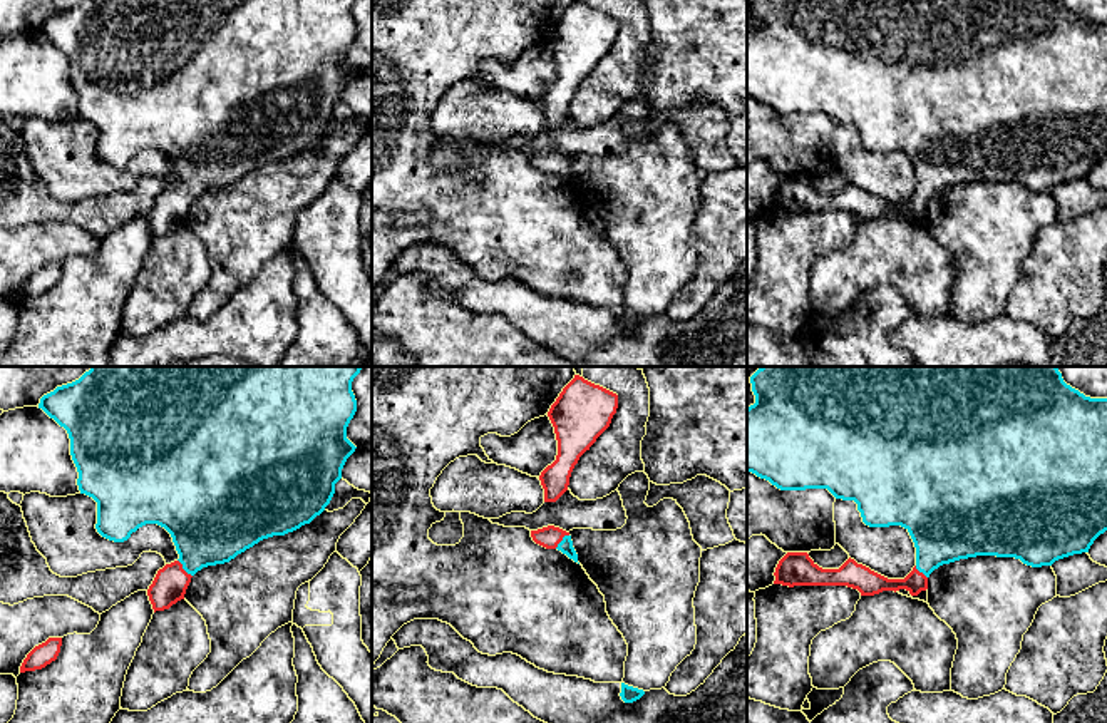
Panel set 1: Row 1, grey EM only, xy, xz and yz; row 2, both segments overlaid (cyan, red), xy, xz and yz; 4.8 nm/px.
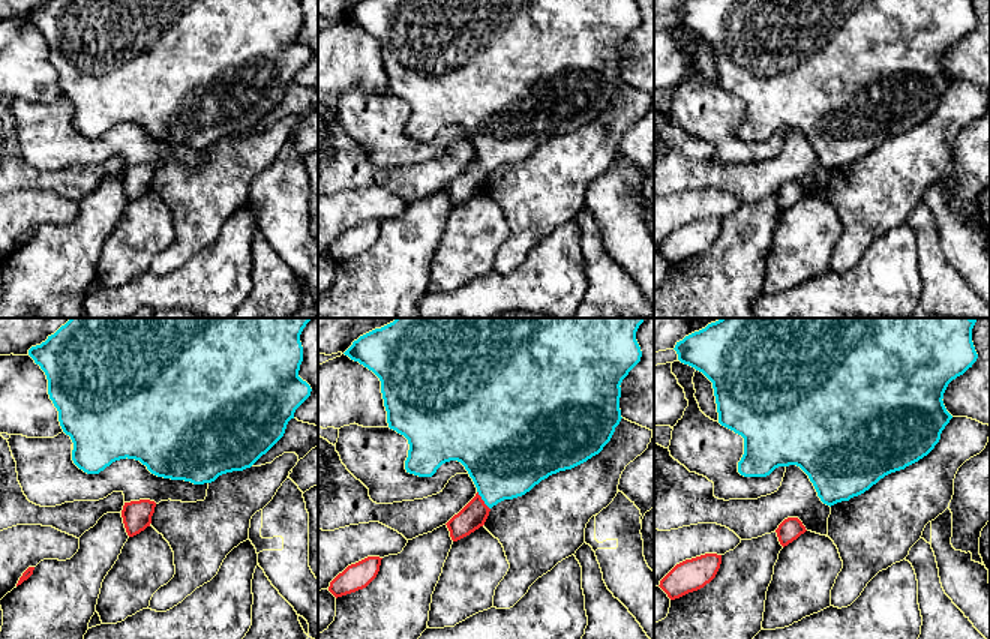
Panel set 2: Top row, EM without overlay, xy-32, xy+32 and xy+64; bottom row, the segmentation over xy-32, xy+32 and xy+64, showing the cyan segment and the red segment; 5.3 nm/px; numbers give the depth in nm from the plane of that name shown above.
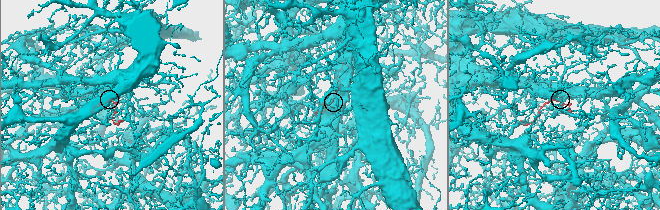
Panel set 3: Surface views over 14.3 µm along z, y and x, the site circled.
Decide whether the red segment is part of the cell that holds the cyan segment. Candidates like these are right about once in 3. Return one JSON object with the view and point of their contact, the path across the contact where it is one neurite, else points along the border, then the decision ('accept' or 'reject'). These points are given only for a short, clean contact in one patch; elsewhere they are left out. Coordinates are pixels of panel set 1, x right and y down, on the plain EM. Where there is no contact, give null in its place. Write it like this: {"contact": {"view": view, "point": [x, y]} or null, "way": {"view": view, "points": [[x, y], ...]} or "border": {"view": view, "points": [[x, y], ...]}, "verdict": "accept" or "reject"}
{"contact": {"view": "xy", "point": [183, 193]}, "way": {"view": "xy", "points": [[210, 149], [183, 193], [169, 210]]}, "verdict": "accept"}

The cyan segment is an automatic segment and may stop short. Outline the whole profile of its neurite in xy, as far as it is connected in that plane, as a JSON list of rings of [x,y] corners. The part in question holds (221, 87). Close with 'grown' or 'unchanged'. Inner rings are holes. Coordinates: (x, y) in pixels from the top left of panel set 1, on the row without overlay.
[[[82,0],[79,5],[57,12],[40,23],[42,33],[64,52],[70,64],[70,80],[77,92],[80,119],[97,127],[97,157],[114,167],[124,167],[146,149],[164,152],[176,171],[179,184],[157,196],[147,214],[154,238],[169,234],[184,224],[191,203],[208,191],[224,189],[263,164],[285,161],[310,149],[330,129],[335,109],[342,104],[347,84],[355,70],[347,64],[347,52],[357,37],[352,7],[357,0]]]; grown

